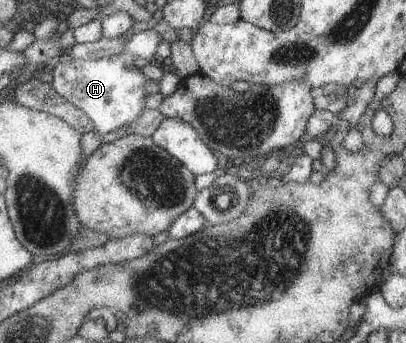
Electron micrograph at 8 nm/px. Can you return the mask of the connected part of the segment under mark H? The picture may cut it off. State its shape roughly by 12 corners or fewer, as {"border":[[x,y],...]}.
{"border":[[137,31],[117,58],[51,65],[53,89],[95,122],[97,135],[145,111],[139,56],[162,35]]}

